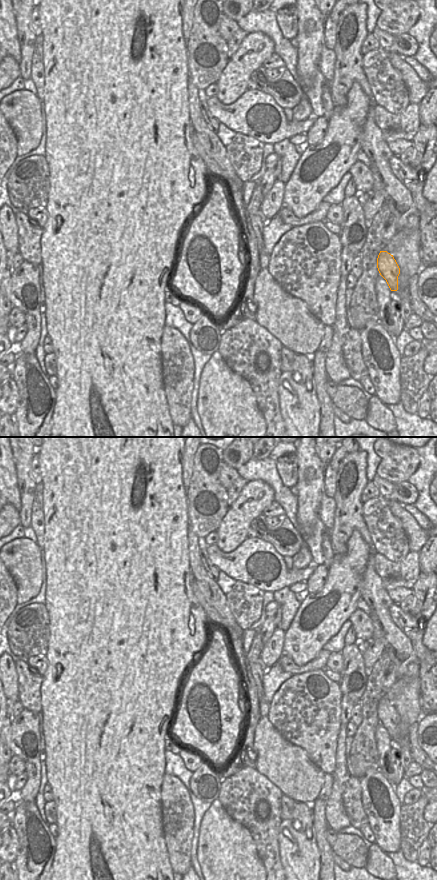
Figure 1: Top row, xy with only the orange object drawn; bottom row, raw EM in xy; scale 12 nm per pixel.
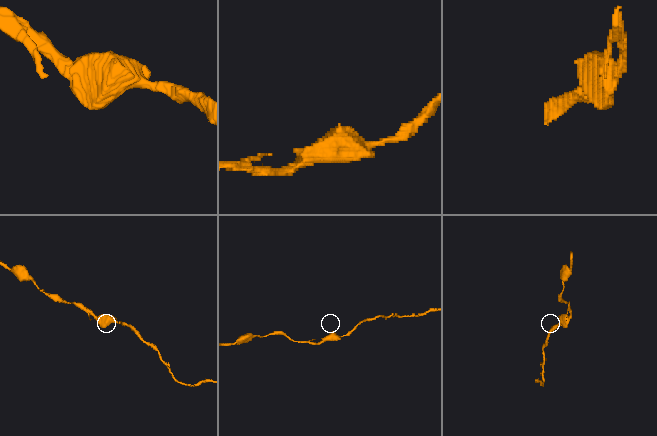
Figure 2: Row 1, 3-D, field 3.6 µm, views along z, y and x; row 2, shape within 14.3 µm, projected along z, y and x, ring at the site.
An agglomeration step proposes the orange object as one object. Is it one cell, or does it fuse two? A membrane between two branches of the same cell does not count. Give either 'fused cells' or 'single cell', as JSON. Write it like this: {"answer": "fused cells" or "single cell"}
{"answer": "single cell"}

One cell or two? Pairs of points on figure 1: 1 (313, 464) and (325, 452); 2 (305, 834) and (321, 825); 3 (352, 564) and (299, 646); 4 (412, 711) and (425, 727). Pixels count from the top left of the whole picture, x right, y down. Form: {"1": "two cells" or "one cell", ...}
{"1": "two cells", "2": "two cells", "3": "one cell", "4": "two cells"}

